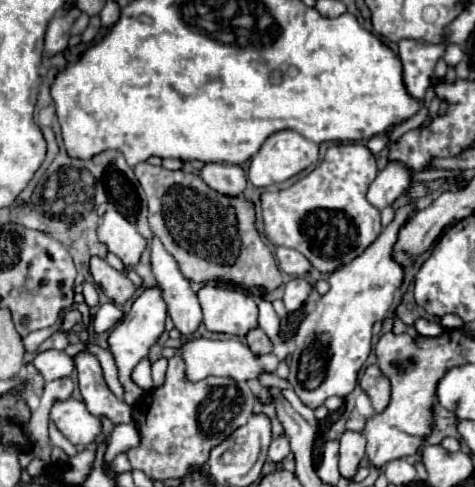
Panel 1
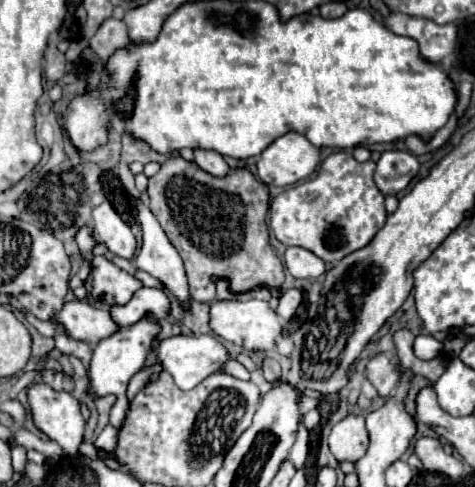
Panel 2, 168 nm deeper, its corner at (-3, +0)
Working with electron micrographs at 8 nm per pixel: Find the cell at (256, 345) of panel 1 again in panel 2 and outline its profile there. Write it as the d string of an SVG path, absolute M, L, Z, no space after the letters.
M265 358L263 364L261 364L261 370L263 370L263 376L267 382L279 382L281 380L281 366L277 360L273 358Z

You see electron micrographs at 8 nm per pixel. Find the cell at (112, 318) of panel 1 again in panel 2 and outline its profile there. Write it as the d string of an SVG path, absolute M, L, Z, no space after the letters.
M147 286L137 290L137 294L133 294L133 298L125 306L109 306L109 314L119 328L131 326L145 316L163 318L167 316L167 312L169 312L169 298L165 296L165 292Z

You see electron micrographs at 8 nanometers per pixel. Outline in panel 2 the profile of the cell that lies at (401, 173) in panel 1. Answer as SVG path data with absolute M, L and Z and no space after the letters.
M401 150L383 152L375 170L375 184L383 196L397 196L419 174L419 168L421 164L415 154Z

